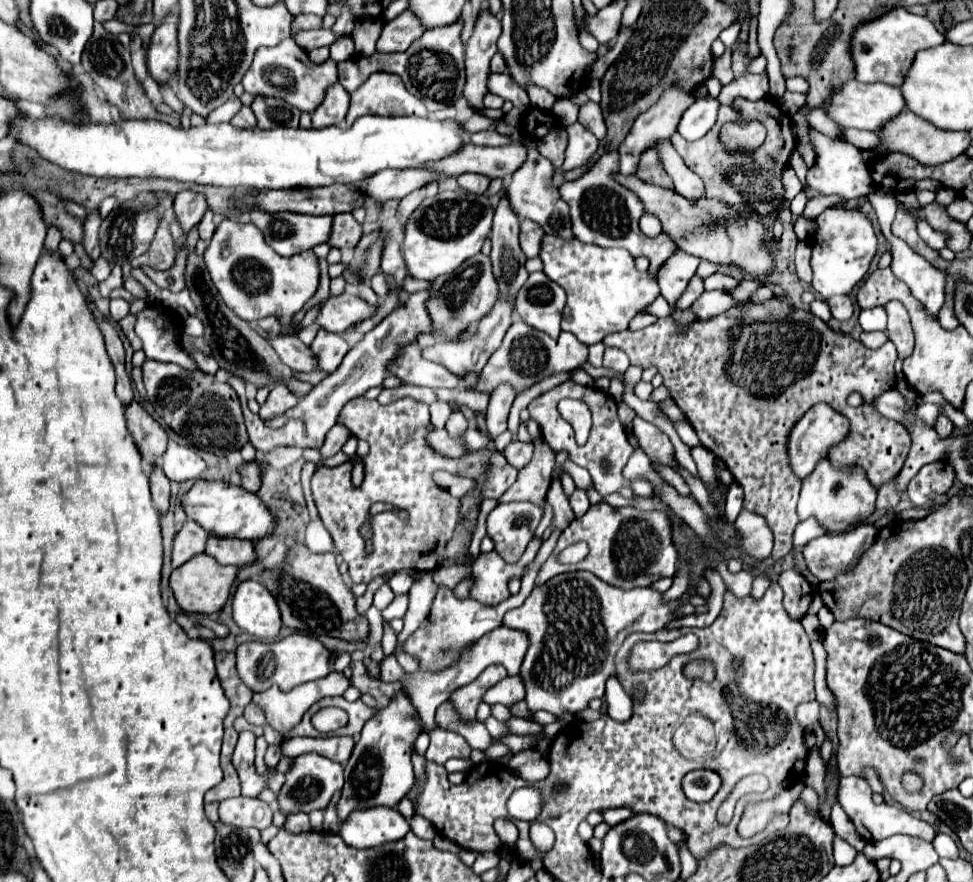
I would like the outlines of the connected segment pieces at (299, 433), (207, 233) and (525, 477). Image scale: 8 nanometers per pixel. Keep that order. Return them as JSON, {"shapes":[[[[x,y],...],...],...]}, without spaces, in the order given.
{"shapes":[[[[418,291],[418,293],[408,295],[404,307],[394,309],[378,327],[374,327],[370,333],[366,333],[364,339],[358,341],[348,351],[348,355],[344,357],[344,361],[336,369],[336,373],[328,375],[322,383],[318,383],[304,399],[300,399],[300,403],[296,407],[286,411],[282,417],[262,421],[256,413],[252,413],[248,409],[246,395],[244,395],[244,383],[242,385],[236,383],[236,389],[238,389],[236,393],[242,401],[246,429],[248,429],[248,437],[250,437],[250,443],[254,445],[254,449],[258,453],[268,453],[280,445],[296,445],[302,449],[320,449],[324,445],[326,433],[330,431],[332,425],[336,425],[338,413],[346,405],[346,401],[350,401],[358,395],[364,395],[370,387],[380,387],[382,379],[386,377],[384,365],[396,355],[396,347],[404,345],[406,341],[414,341],[420,331],[432,329],[432,321],[428,321],[428,313],[424,309],[426,297],[428,297],[426,291]]],[[[208,209],[208,211],[204,213],[204,217],[202,217],[200,225],[198,225],[200,237],[208,243],[208,241],[210,241],[210,237],[212,237],[212,233],[214,233],[214,229],[216,229],[216,217],[214,217],[214,211],[212,211],[212,209]]],[[[534,439],[532,461],[518,471],[516,483],[500,497],[500,503],[506,501],[528,501],[544,509],[544,499],[548,485],[552,483],[552,469],[556,465],[556,453],[546,441]]]]}

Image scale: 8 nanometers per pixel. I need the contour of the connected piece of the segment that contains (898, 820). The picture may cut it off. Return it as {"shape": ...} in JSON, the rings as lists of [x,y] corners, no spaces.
{"shape":[[[842,777],[840,785],[838,785],[838,793],[836,793],[842,809],[846,811],[846,815],[850,817],[850,821],[856,825],[856,831],[862,839],[866,841],[880,841],[898,833],[906,833],[906,835],[914,835],[926,841],[932,841],[936,831],[932,825],[928,825],[922,819],[912,817],[908,811],[896,807],[896,805],[874,805],[872,801],[872,789],[870,785],[862,779],[862,777]]]}

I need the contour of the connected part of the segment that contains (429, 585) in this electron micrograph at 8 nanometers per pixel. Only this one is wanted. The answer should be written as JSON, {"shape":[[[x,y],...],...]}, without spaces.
{"shape":[[[434,571],[420,573],[420,579],[410,587],[410,605],[404,615],[404,629],[398,633],[398,645],[396,651],[402,651],[406,639],[416,631],[416,627],[422,625],[424,617],[428,617],[428,609],[432,605],[432,597],[436,595],[438,585],[432,579]]]}

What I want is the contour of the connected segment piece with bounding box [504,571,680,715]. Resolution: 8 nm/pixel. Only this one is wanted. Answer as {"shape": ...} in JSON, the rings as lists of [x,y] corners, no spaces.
{"shape":[[[574,571],[562,573],[552,577],[548,583],[538,585],[532,589],[528,599],[518,607],[504,615],[504,625],[512,629],[520,629],[528,633],[530,647],[524,657],[524,665],[520,675],[526,683],[526,703],[530,711],[546,709],[554,715],[562,715],[564,711],[578,713],[582,711],[590,699],[604,697],[604,683],[610,675],[614,675],[614,655],[622,645],[624,637],[634,631],[658,631],[674,617],[670,615],[680,605],[680,599],[662,605],[662,593],[652,591],[650,587],[636,587],[636,589],[620,589],[600,581],[596,575],[588,571]]]}

